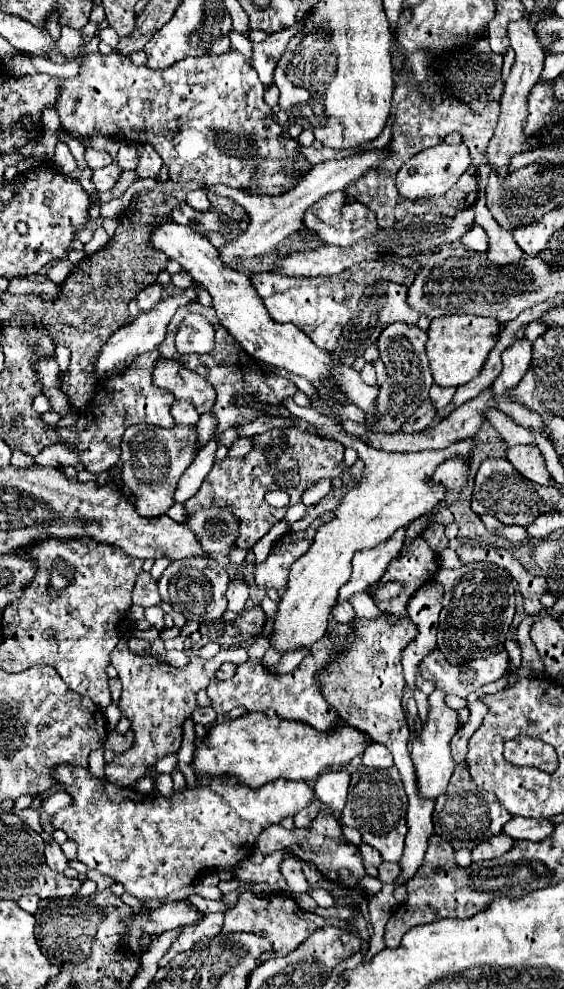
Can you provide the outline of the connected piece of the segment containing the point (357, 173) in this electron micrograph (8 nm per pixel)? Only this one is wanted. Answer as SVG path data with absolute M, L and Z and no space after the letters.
M384 149L384 151L366 151L366 153L360 153L360 155L346 157L346 159L334 159L334 161L318 163L318 165L312 167L310 173L306 173L300 179L300 183L296 185L296 189L288 191L284 197L258 197L258 195L242 193L238 189L224 187L224 185L212 185L212 187L204 185L204 189L210 189L210 191L214 191L220 197L230 197L230 199L238 201L246 209L246 213L250 217L248 229L238 239L228 241L228 243L224 243L218 249L220 261L228 269L238 269L238 265L240 265L242 259L246 259L246 257L258 257L258 255L264 255L264 253L272 251L276 243L280 243L282 239L286 239L288 235L292 235L294 231L298 231L302 227L302 213L306 211L306 207L310 207L314 201L322 199L326 193L344 191L350 181L354 181L356 177L362 177L362 173L366 173L366 169L378 165L386 157L388 157L388 151Z

